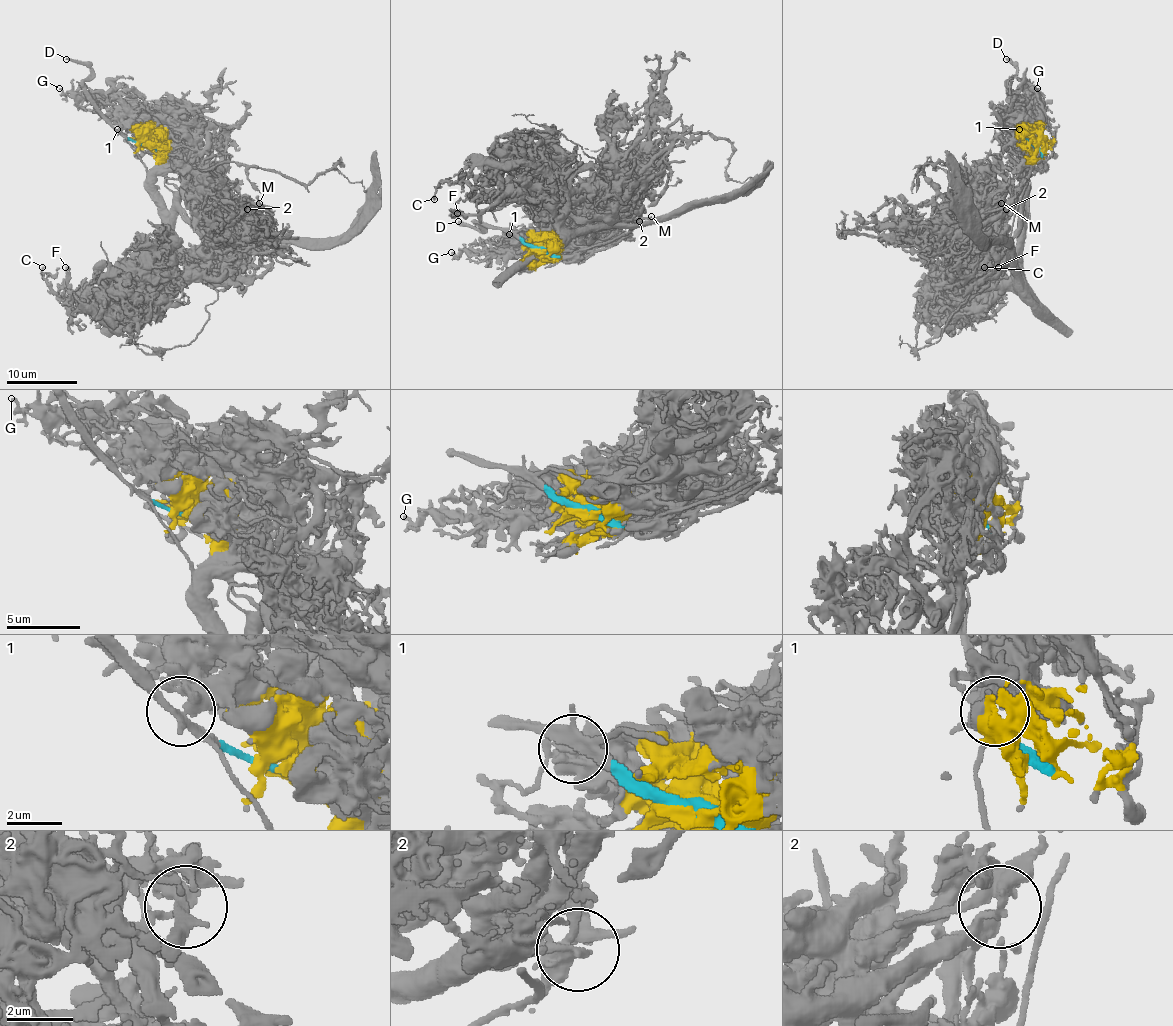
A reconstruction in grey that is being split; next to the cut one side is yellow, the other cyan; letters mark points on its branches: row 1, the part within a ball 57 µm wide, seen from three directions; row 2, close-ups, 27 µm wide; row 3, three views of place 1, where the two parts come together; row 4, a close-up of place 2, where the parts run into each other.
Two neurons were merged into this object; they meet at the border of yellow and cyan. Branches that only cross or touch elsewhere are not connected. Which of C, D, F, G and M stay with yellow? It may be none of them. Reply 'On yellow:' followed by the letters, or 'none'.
On yellow: C, F, G, M

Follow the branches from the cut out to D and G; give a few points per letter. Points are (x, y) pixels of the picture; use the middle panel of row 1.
D: (540, 250), (524, 244), (502, 228), (488, 223), (476, 223), (481, 232), (458, 221)
G: (540, 250), (529, 250), (520, 244), (490, 255), (469, 255), (463, 251), (454, 255), (451, 251)

